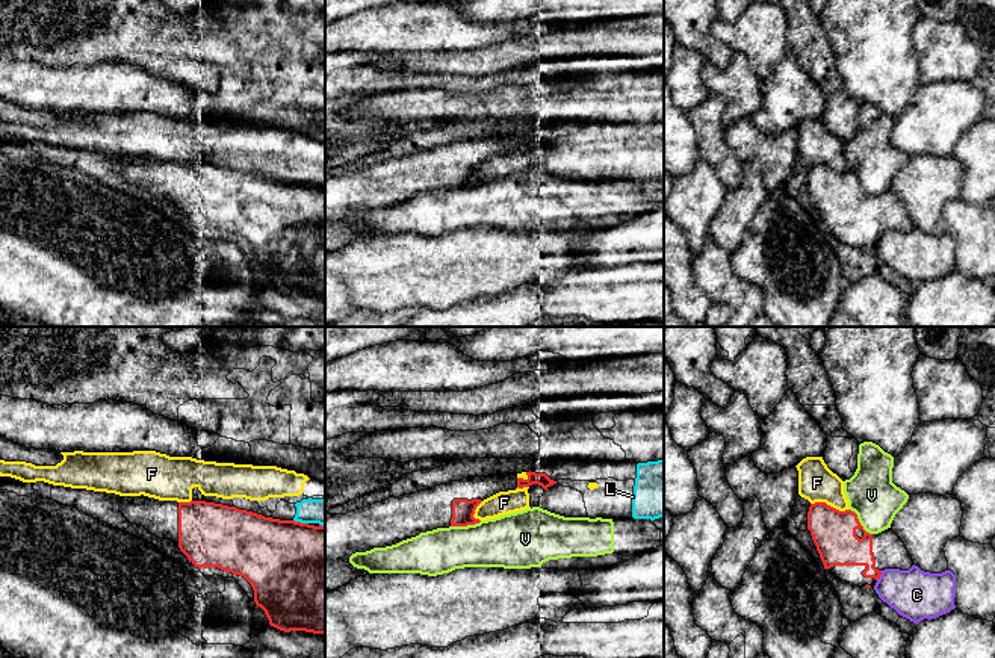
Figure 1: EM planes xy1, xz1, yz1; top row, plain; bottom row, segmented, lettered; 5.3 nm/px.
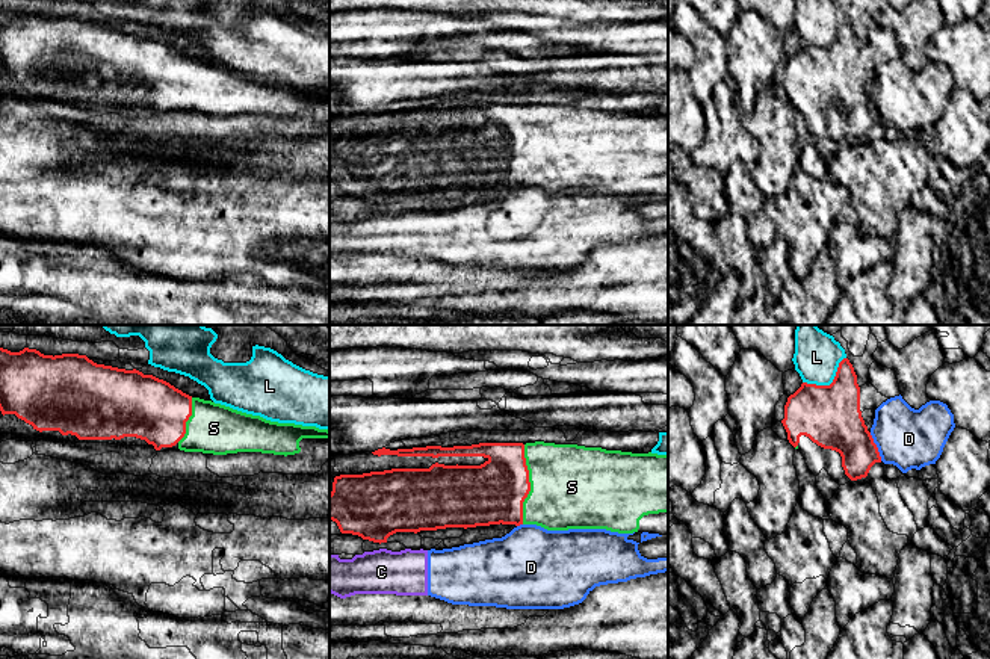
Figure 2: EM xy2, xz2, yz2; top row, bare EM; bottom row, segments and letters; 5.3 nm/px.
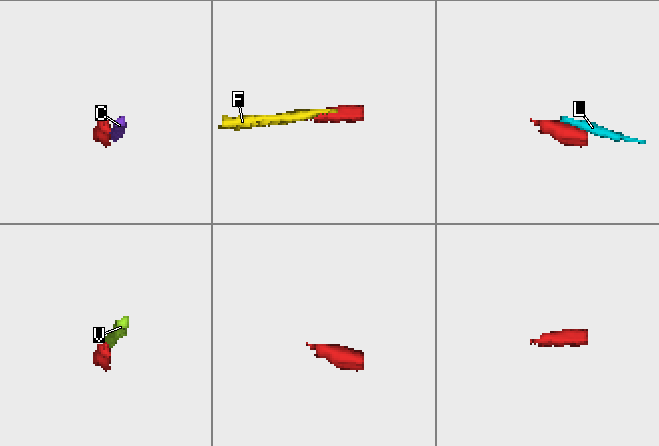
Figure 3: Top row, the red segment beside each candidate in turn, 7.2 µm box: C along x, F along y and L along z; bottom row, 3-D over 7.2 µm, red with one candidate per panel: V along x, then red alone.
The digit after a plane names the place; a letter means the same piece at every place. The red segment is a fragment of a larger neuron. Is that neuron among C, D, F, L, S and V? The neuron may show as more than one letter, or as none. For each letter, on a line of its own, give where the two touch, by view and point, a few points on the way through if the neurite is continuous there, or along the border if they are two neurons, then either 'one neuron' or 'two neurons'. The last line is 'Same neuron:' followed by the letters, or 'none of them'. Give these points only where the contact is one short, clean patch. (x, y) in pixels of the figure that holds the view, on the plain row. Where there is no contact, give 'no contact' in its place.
C: meets red in yz1 at (880, 235); two neurons
D: meets red in yz2 at (875, 108); border along yz2 (869, 94), (881, 121); two neurons
F: meets red in yz1 at (829, 167); two neurons
L: meets red in yz2 at (830, 46); two neurons
S: meets red in xz2 at (529, 145); one neuron
V: meets red in yz1 at (859, 183); two neurons
Same neuron: S

